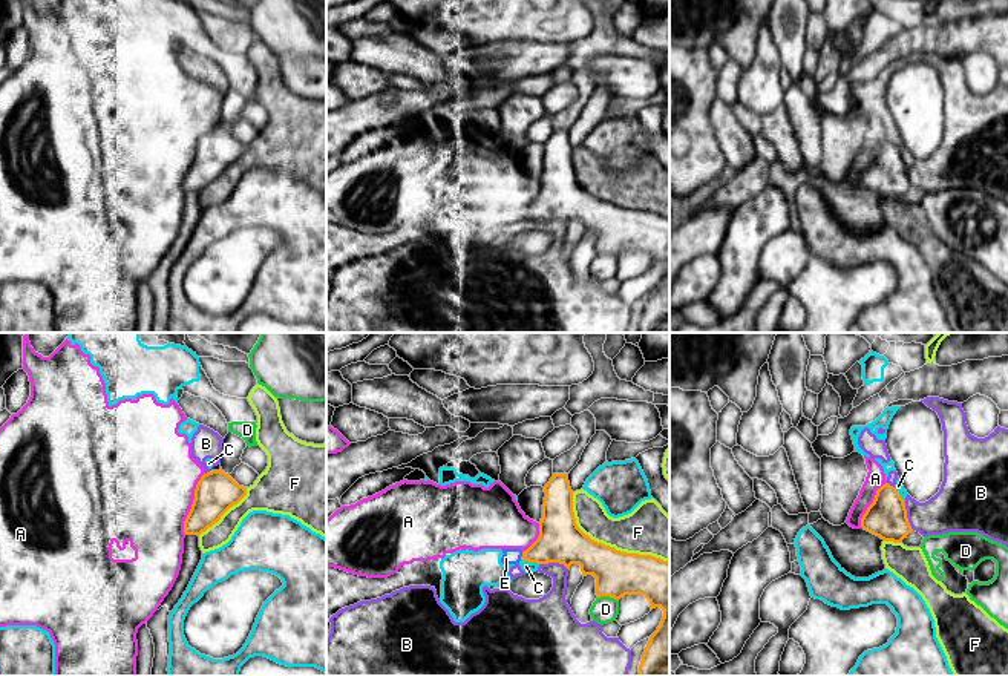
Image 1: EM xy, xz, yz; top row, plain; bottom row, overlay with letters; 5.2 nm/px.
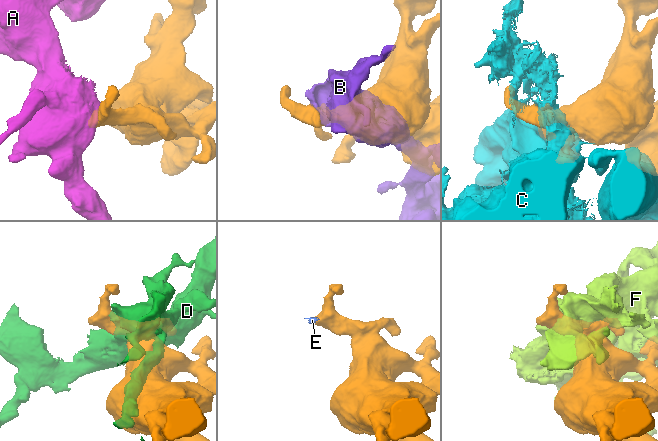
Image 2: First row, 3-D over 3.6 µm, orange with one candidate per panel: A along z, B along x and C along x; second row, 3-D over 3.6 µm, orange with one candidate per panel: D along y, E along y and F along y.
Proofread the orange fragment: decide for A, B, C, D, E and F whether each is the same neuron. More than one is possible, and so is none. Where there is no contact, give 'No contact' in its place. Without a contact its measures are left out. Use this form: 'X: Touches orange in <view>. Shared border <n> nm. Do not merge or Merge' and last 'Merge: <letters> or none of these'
A: Touches orange in xy. Shared border 340 nm. Do not merge
B: Touches orange in xz. Shared border 160 nm. Do not merge
C: Touches orange in xz. Shared border 100 nm. Do not merge
D: Touches orange in xz. Shared border 110 nm. Do not merge
E: Touches orange in xz. Shared border 40 nm. Merge
F: Touches orange in xz. Shared border 650 nm. Do not merge
Merge: E

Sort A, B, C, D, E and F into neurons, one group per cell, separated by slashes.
A / B / C / D / E / F

